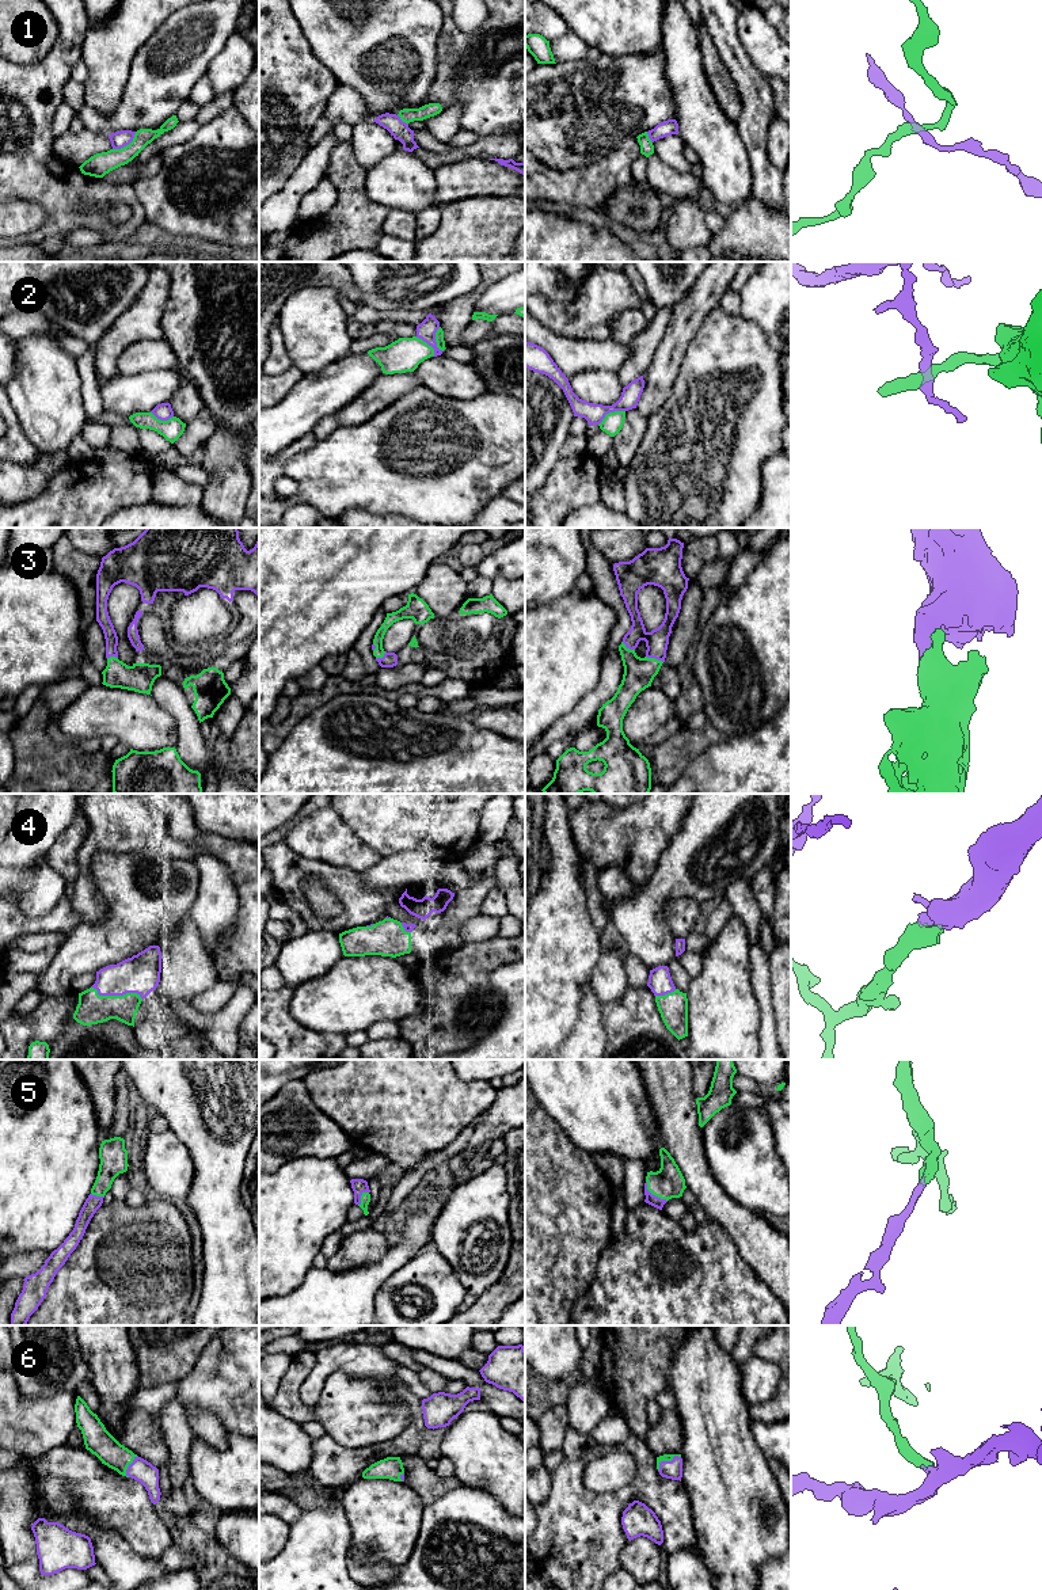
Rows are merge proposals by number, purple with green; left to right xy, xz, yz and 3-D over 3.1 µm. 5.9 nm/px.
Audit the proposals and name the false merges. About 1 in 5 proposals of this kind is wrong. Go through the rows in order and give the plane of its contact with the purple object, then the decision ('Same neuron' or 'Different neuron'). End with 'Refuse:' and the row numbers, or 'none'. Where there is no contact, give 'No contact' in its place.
1: Touches purple in xy. Different neuron
2: Touches purple in yz. Different neuron
3: Touches purple in yz. Same neuron
4: Touches purple in xy. Same neuron
5: Touches purple in yz. Same neuron
6: Touches purple in yz. Same neuron
Refuse: 1, 2

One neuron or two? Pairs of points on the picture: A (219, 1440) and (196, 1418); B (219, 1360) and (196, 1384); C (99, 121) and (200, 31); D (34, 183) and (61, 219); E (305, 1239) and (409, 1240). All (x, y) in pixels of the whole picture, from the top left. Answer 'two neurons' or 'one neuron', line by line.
A: one neuron
B: one neuron
C: one neuron
D: one neuron
E: two neurons

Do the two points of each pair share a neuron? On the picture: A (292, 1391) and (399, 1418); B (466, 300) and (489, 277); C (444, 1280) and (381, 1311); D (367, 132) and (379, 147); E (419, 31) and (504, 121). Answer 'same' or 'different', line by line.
A: same
B: same
C: same
D: same
E: different

